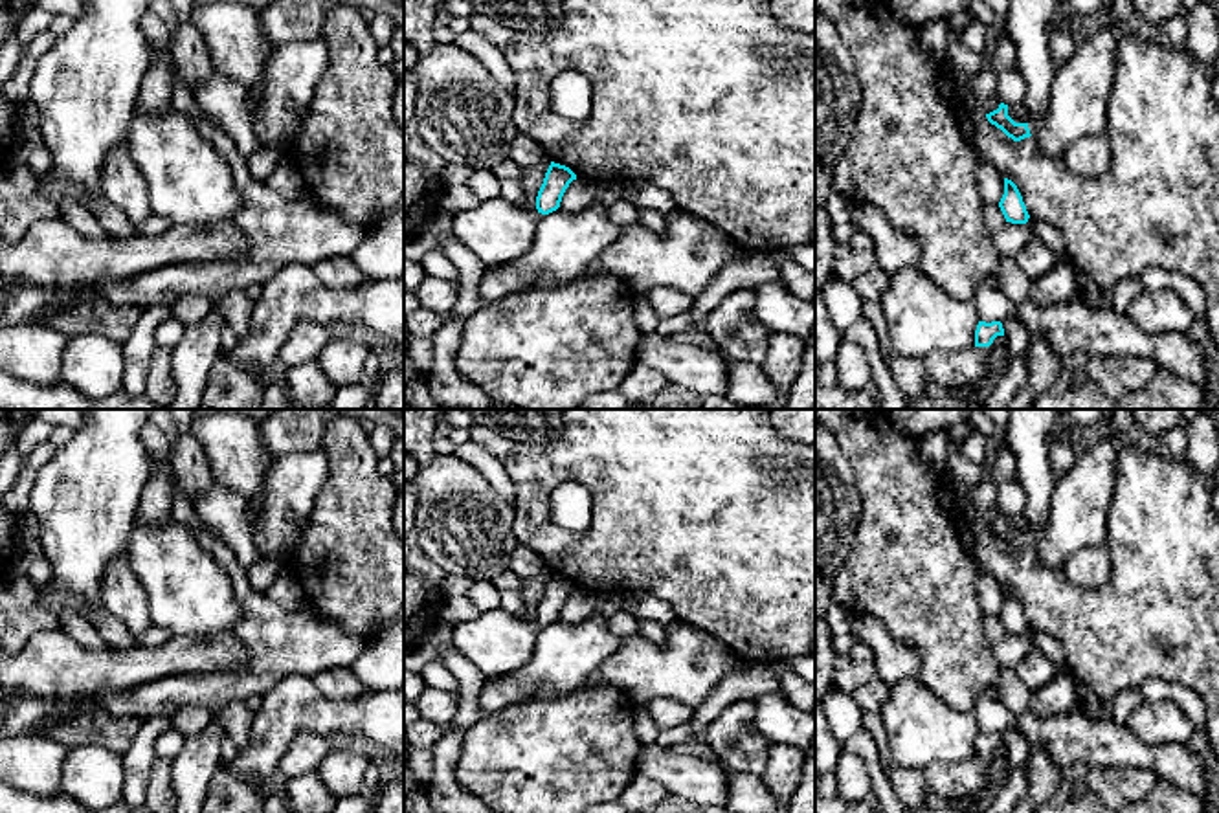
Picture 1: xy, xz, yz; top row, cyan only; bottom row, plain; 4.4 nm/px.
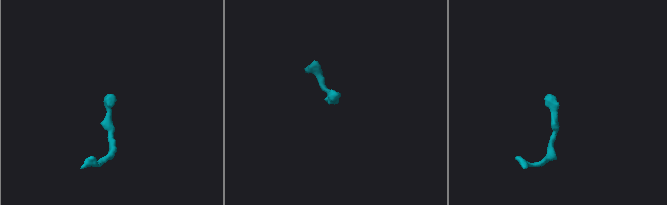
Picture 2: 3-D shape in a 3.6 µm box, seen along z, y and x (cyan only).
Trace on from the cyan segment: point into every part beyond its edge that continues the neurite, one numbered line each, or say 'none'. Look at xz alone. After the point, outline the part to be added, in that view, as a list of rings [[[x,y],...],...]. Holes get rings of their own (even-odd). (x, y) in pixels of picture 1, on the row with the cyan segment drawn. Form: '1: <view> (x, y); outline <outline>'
1: xz (496, 230); outline [[[501,196],[479,202],[452,218],[453,233],[486,268],[521,257],[534,242],[538,211],[527,211]]]

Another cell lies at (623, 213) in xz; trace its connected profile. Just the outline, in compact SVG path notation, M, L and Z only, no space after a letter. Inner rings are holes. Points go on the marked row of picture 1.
M619 200L611 206L608 206L608 217L611 222L622 226L633 226L639 224L639 209L624 200Z

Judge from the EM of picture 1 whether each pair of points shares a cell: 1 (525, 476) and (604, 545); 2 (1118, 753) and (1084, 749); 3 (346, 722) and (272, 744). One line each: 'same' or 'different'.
1: same
2: same
3: same

